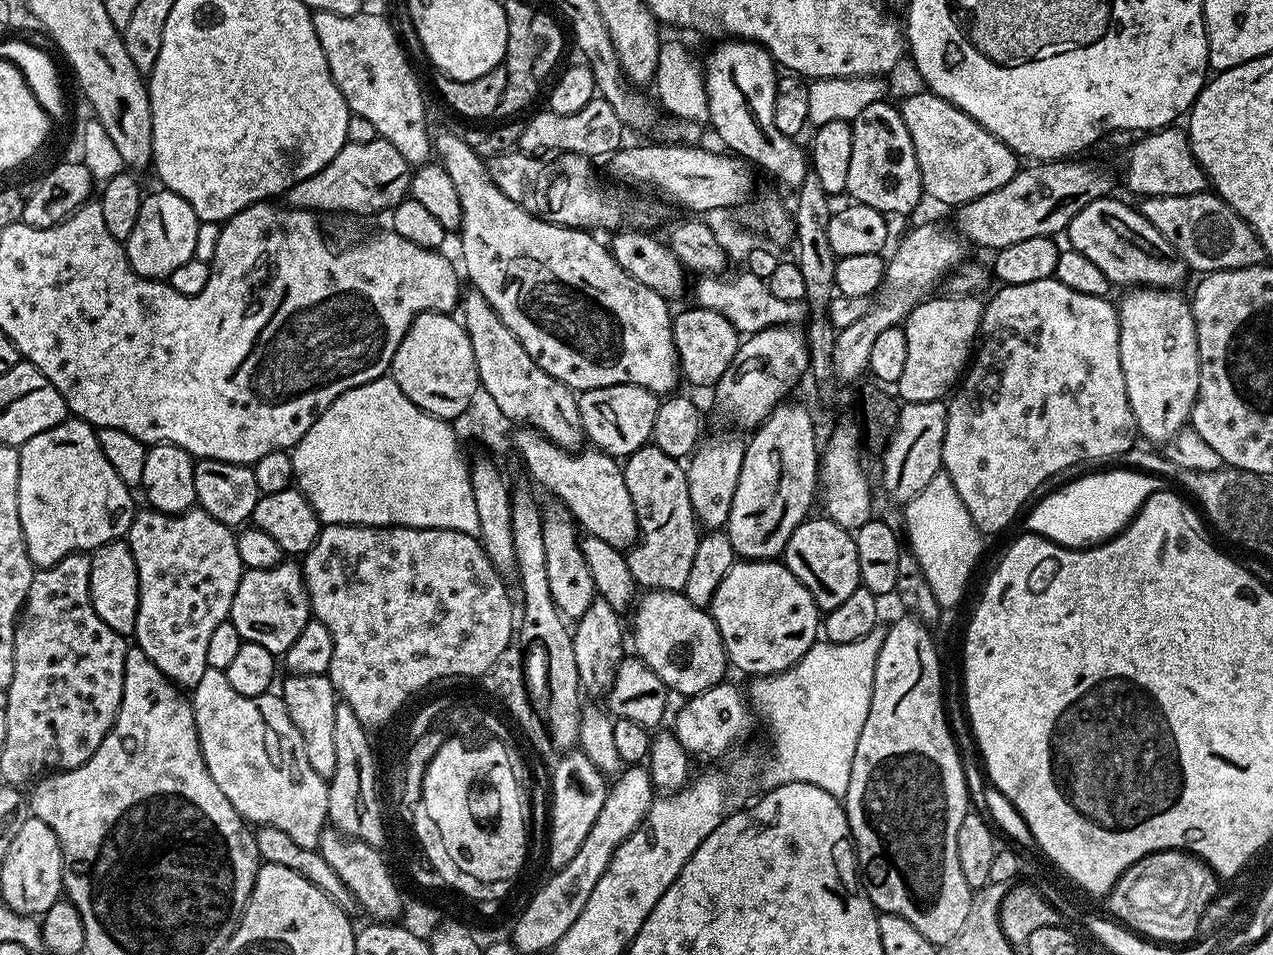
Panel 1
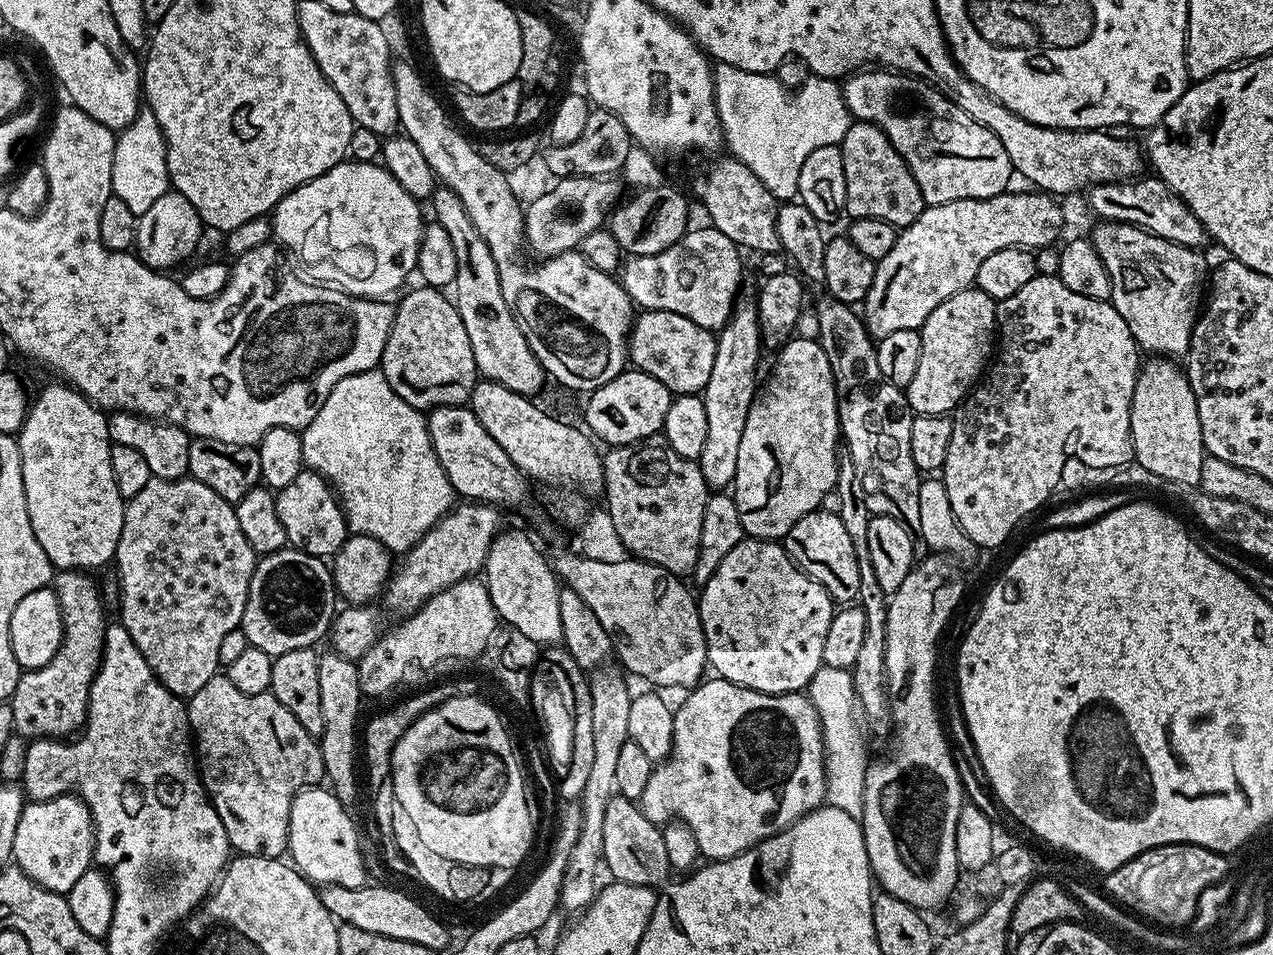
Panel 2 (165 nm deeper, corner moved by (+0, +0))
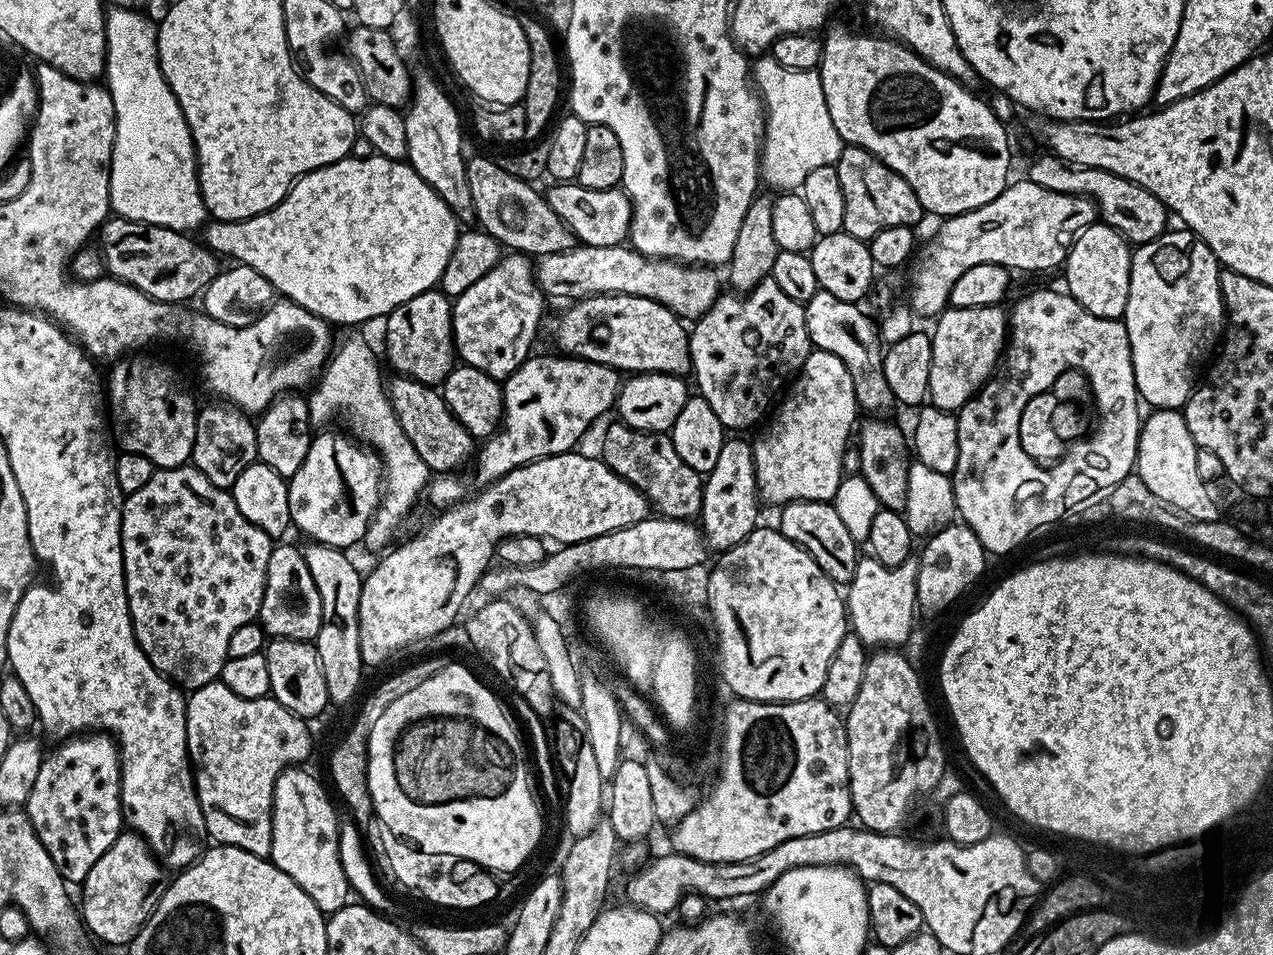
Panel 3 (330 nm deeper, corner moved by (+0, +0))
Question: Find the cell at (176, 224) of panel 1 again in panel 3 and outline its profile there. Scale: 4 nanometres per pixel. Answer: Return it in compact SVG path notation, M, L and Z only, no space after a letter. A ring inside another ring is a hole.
M375 155L361 160L345 158L336 164L307 172L292 185L292 189L286 194L286 198L282 198L282 202L278 202L278 206L249 220L212 220L203 229L202 240L217 256L229 256L229 261L258 270L258 274L262 274L262 278L266 278L266 282L270 282L283 299L292 300L298 306L310 310L310 314L327 320L329 325L337 326L336 324L364 324L367 320L379 321L398 306L402 306L402 302L410 302L410 298L418 298L418 294L433 291L440 283L442 270L446 270L446 262L450 262L450 254L454 254L454 246L461 231L461 221L457 220L450 206L446 206L446 202L438 198L436 191L414 171L411 164L404 160L391 160Z

